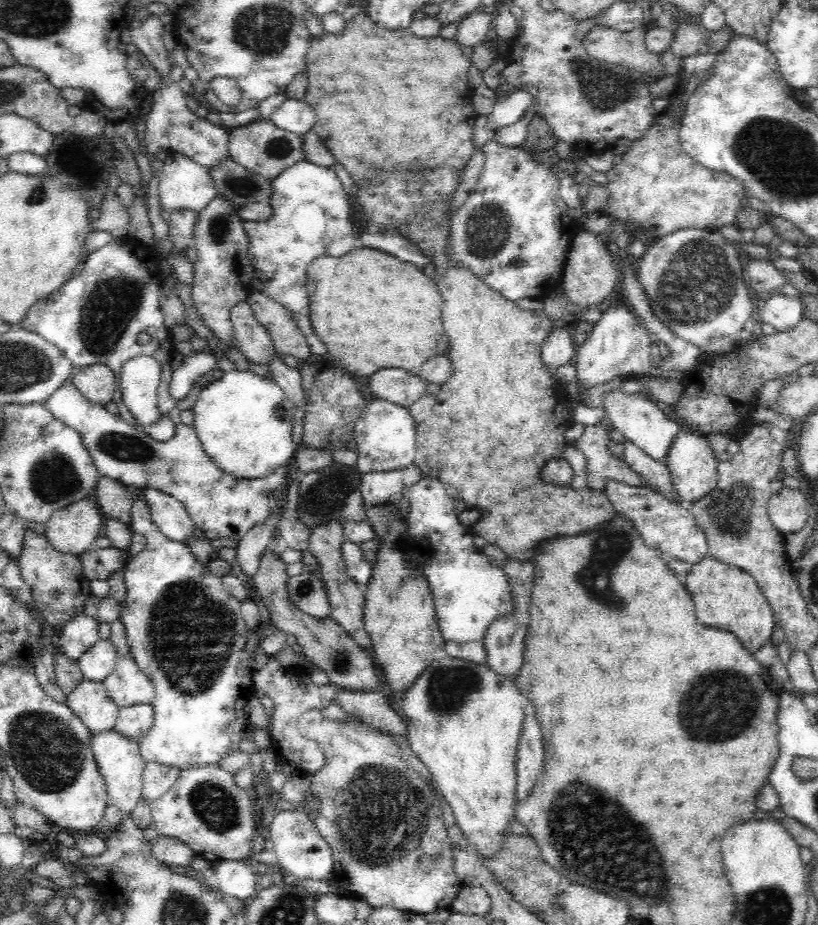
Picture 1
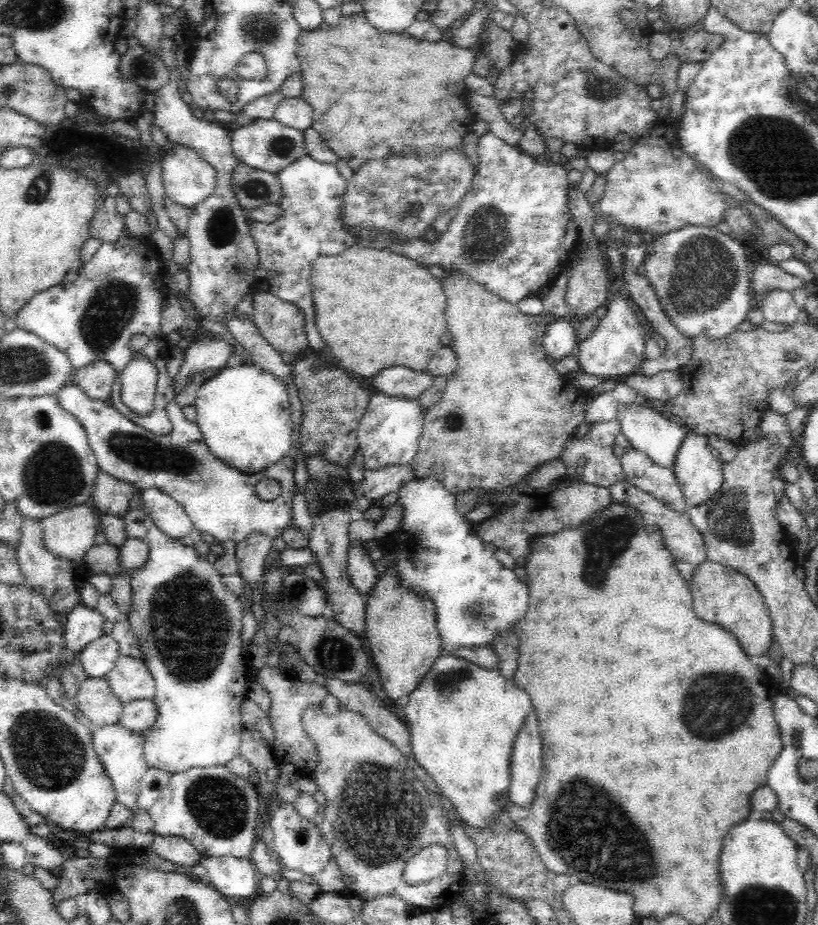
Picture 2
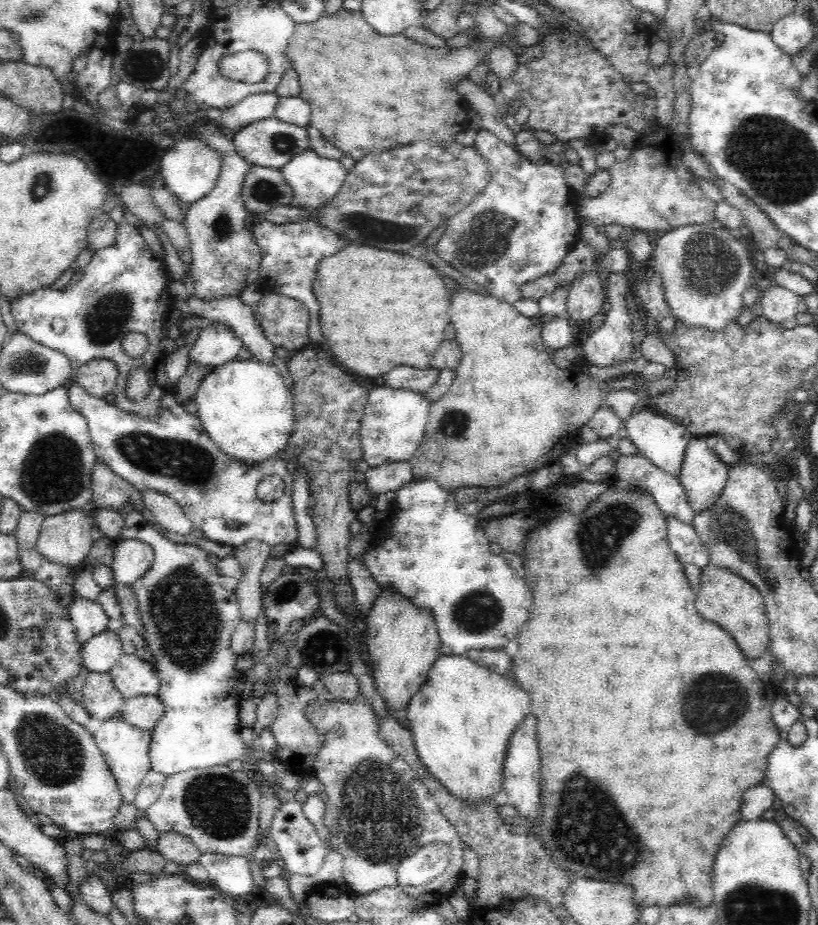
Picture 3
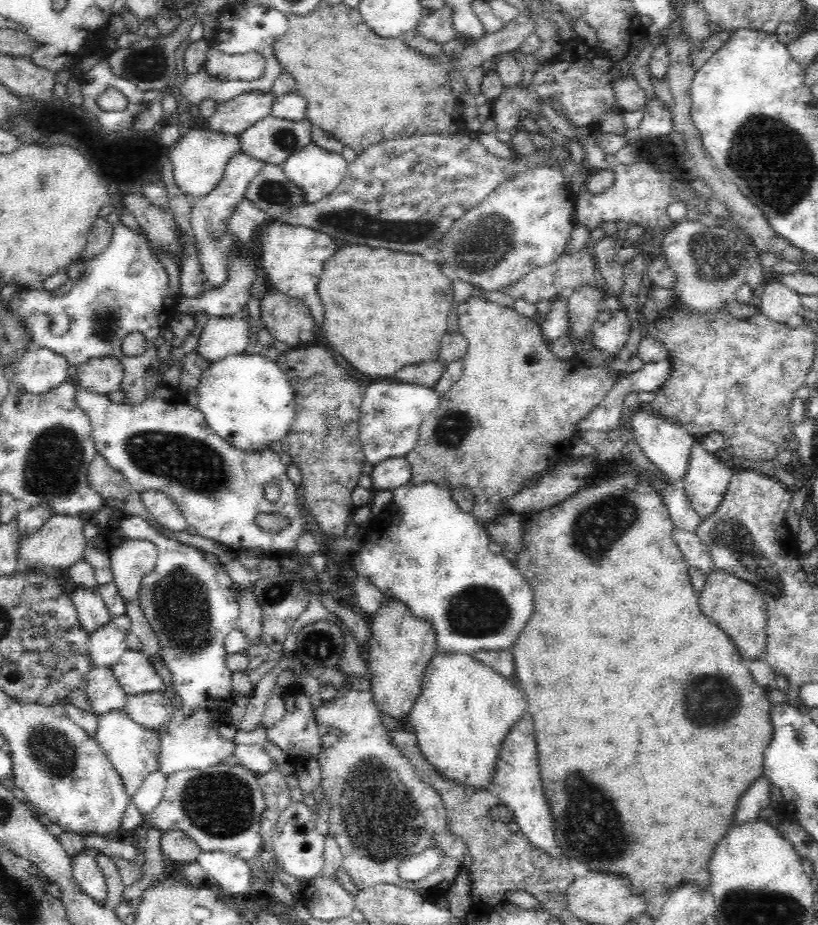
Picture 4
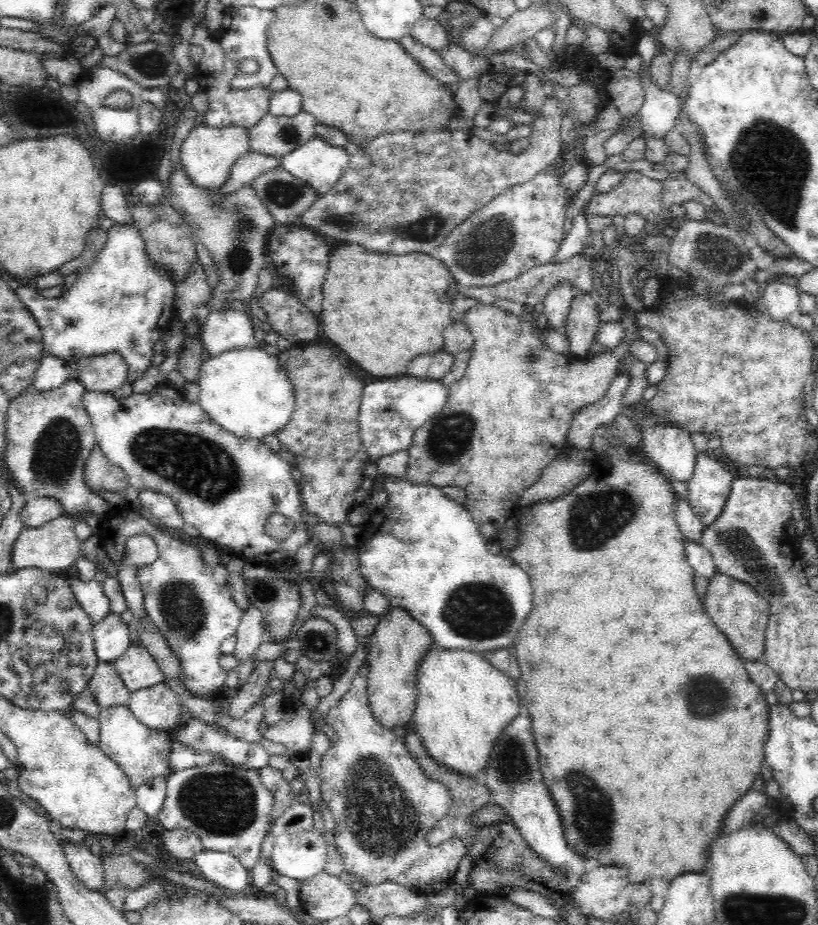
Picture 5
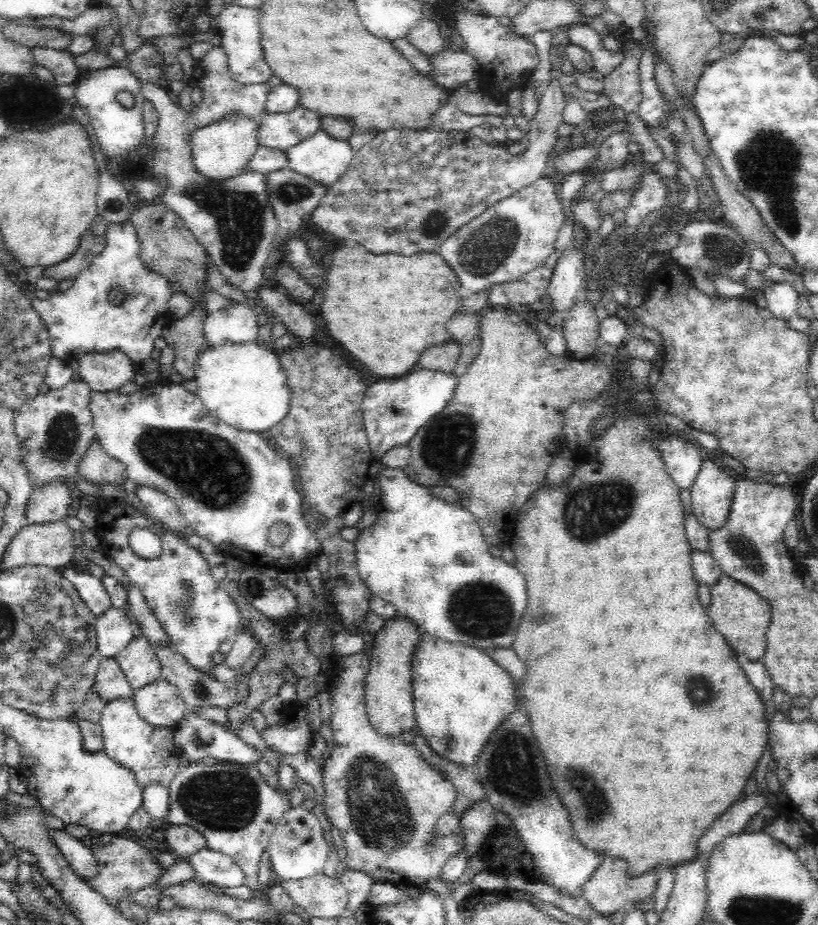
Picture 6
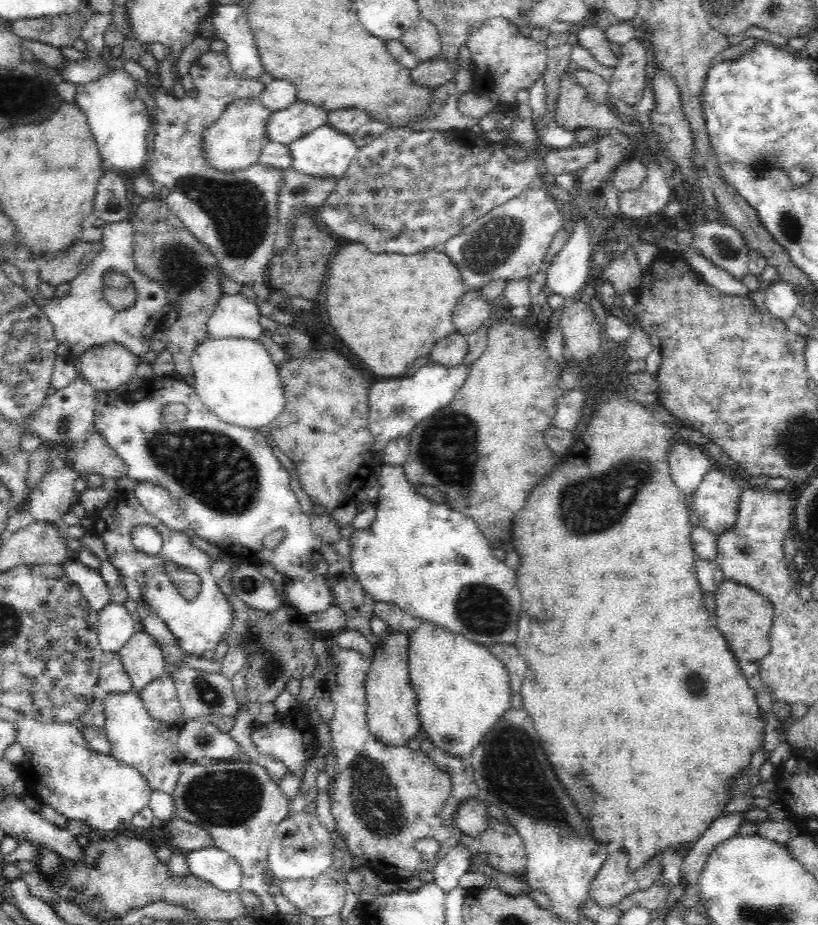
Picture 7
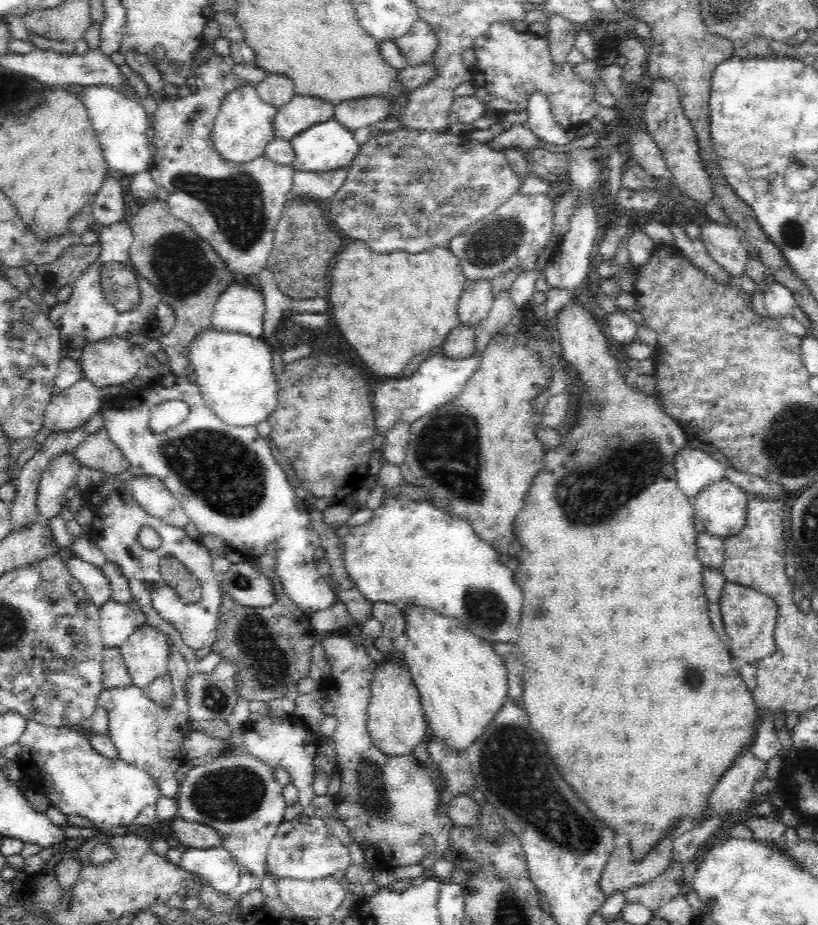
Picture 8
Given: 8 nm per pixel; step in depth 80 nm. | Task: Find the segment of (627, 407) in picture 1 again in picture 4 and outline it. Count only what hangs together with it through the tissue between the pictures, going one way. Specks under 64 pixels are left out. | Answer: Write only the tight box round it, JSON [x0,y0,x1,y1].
[630,410,696,482]

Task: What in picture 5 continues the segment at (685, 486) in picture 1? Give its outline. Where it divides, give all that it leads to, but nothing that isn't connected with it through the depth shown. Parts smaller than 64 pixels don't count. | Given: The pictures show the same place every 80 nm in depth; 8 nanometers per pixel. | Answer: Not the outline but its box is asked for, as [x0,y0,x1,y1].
[687,452,734,526]

